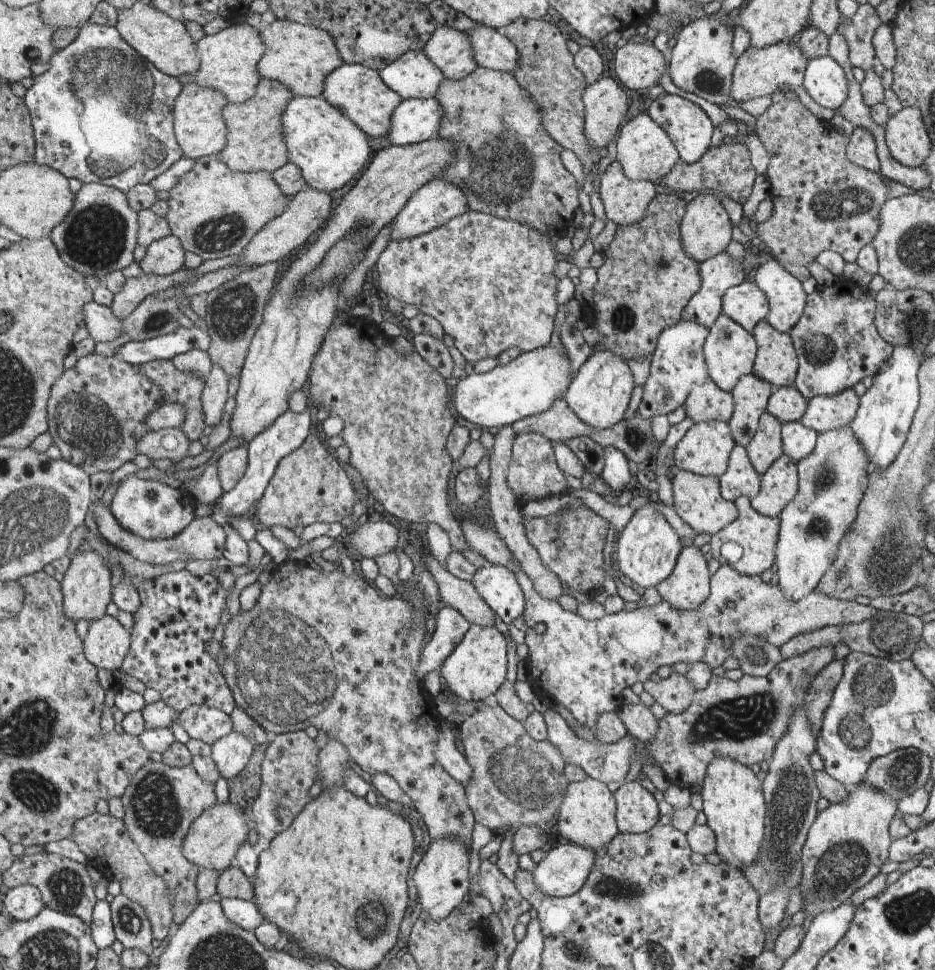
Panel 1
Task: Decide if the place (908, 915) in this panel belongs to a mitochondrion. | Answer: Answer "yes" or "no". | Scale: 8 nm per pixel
yes

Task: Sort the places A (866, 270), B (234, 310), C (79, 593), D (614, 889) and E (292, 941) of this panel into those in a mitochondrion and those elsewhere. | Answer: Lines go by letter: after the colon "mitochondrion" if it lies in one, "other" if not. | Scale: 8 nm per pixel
A: other
B: mitochondrion
C: other
D: mitochondrion
E: other

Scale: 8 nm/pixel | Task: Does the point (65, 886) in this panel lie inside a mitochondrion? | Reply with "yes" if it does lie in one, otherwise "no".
yes

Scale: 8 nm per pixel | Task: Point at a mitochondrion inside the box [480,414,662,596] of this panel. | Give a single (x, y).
(635, 437)

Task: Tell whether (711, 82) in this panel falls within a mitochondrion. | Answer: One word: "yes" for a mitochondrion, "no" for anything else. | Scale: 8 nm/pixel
yes

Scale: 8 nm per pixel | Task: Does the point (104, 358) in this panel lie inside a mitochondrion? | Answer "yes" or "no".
no

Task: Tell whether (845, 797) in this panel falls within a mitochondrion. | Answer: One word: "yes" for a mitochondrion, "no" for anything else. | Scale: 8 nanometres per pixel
no

